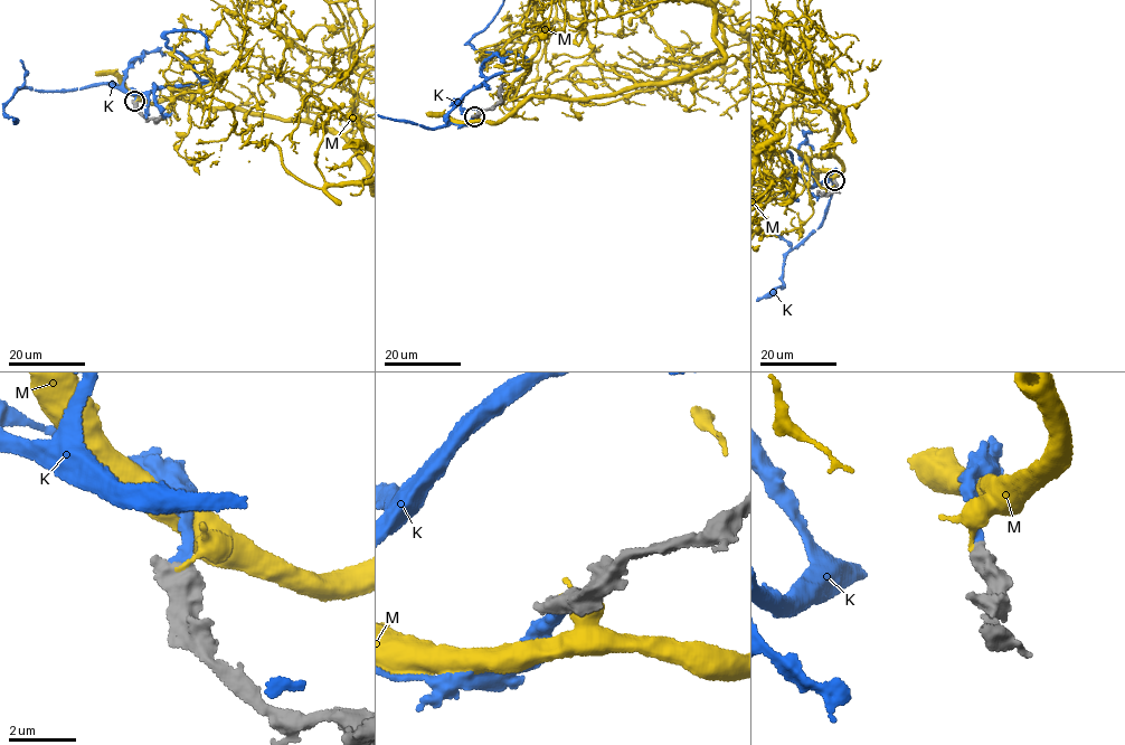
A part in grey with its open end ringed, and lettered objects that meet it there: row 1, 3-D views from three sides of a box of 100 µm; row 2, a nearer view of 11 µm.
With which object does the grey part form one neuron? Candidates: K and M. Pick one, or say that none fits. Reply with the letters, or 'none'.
K

